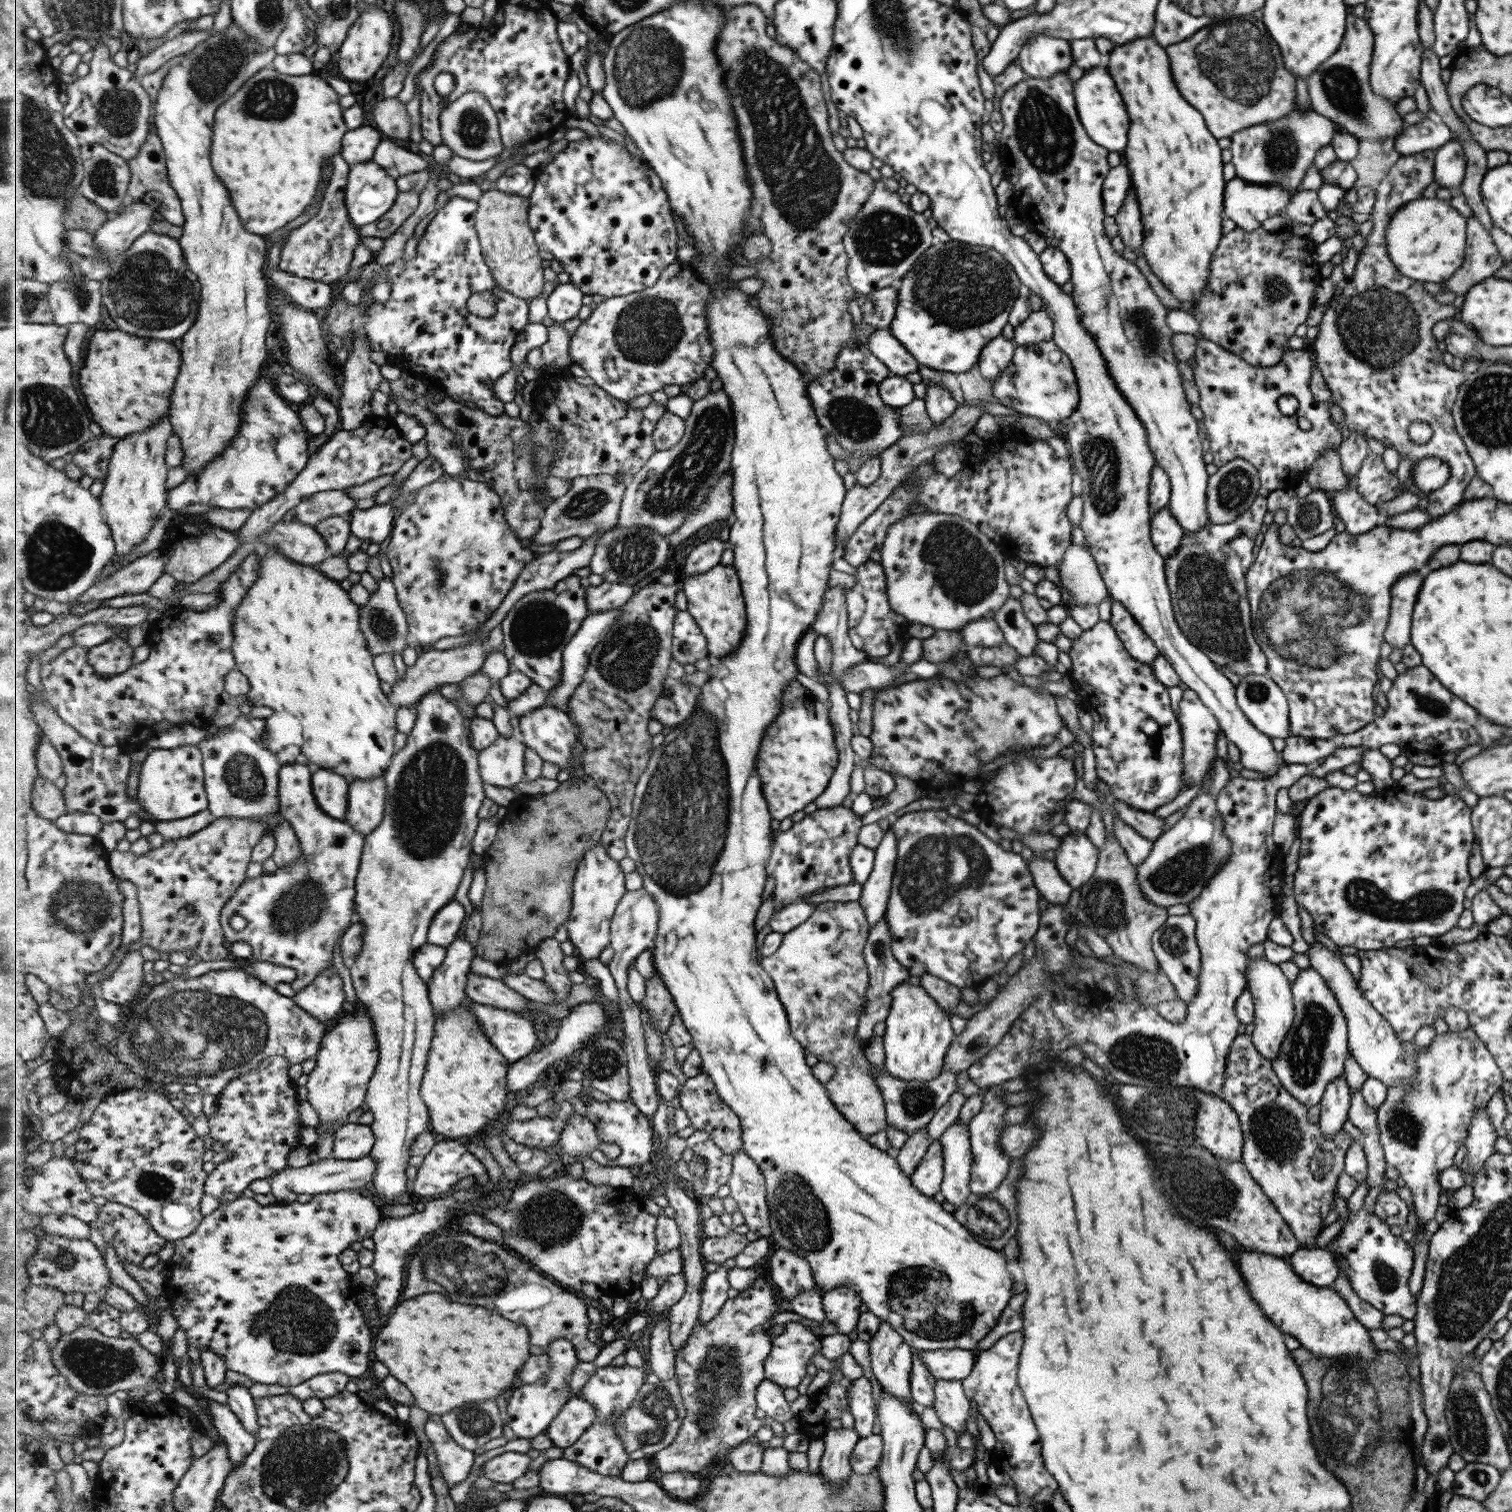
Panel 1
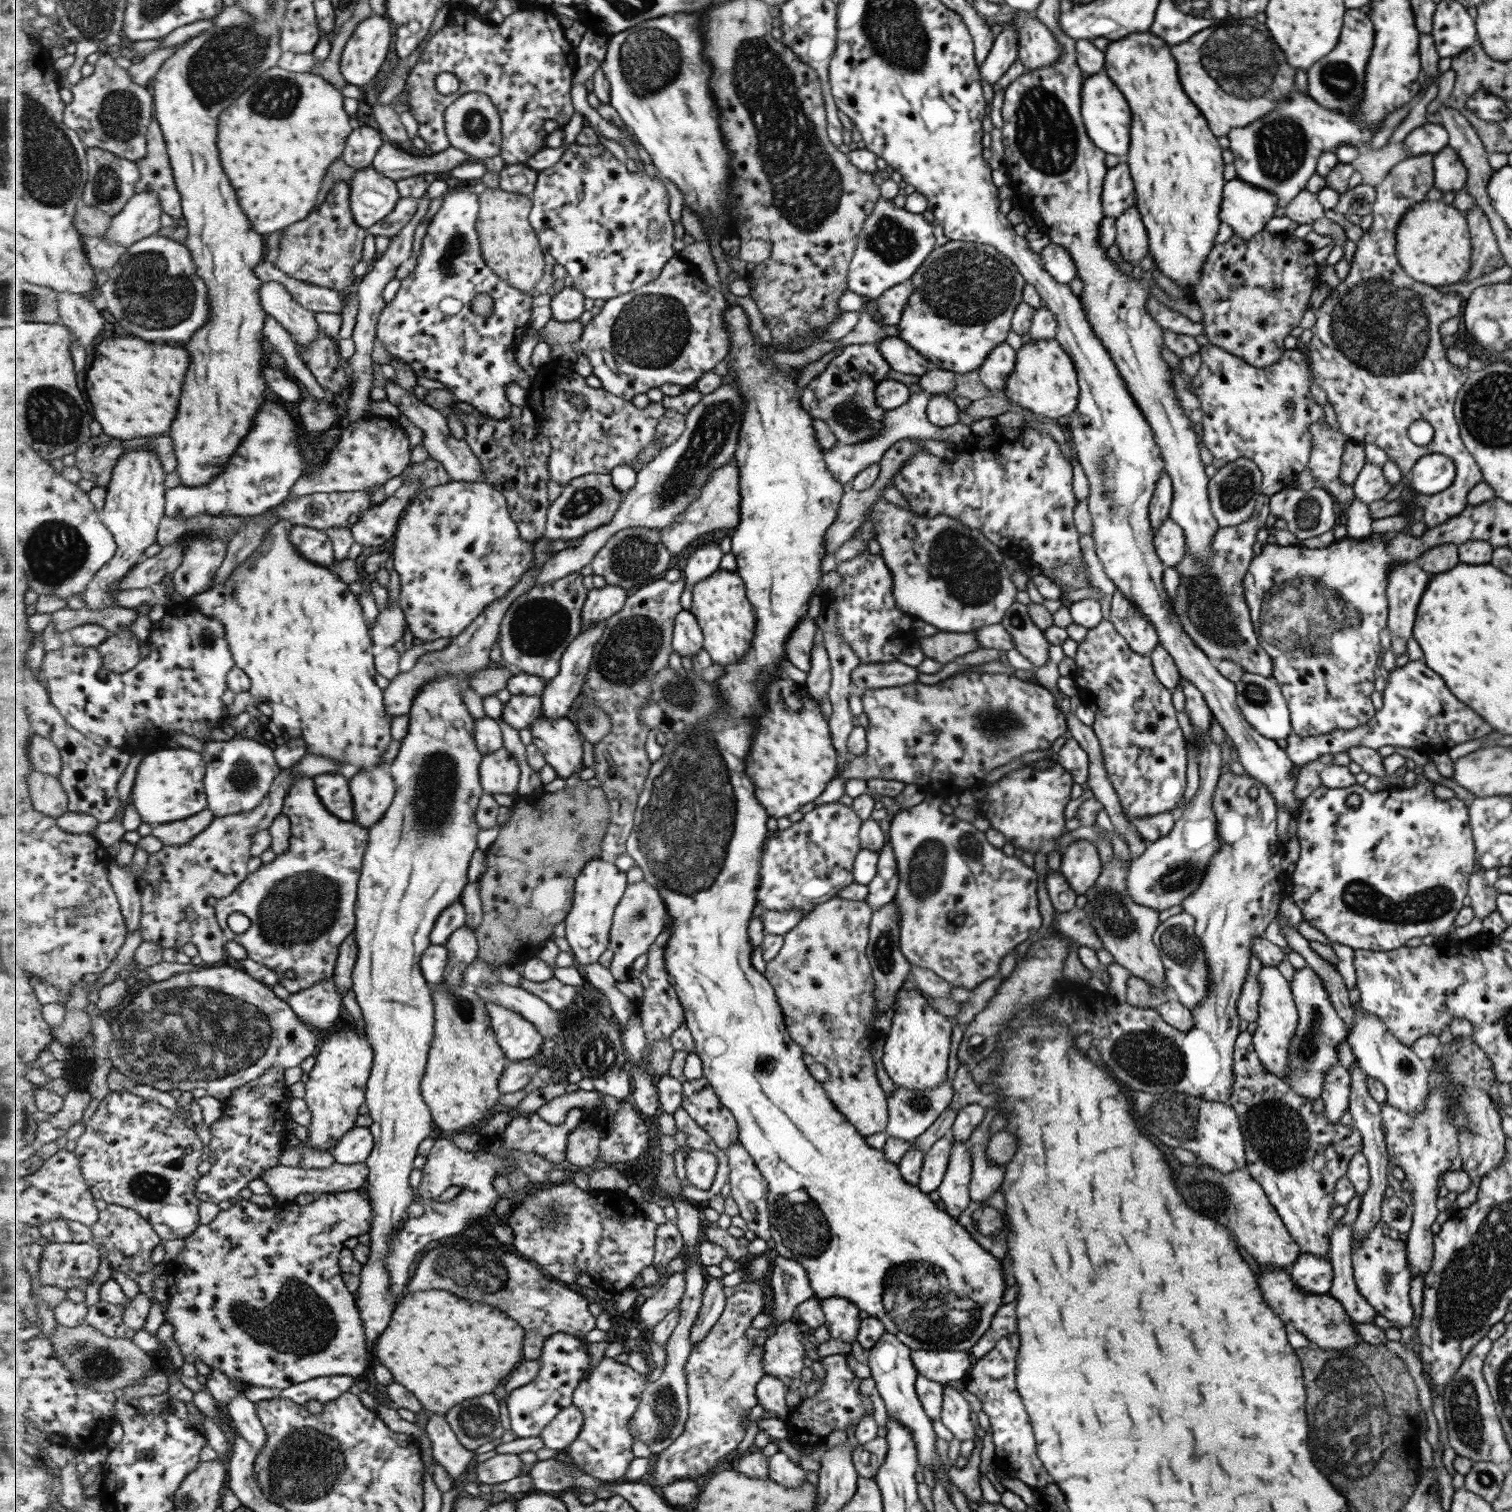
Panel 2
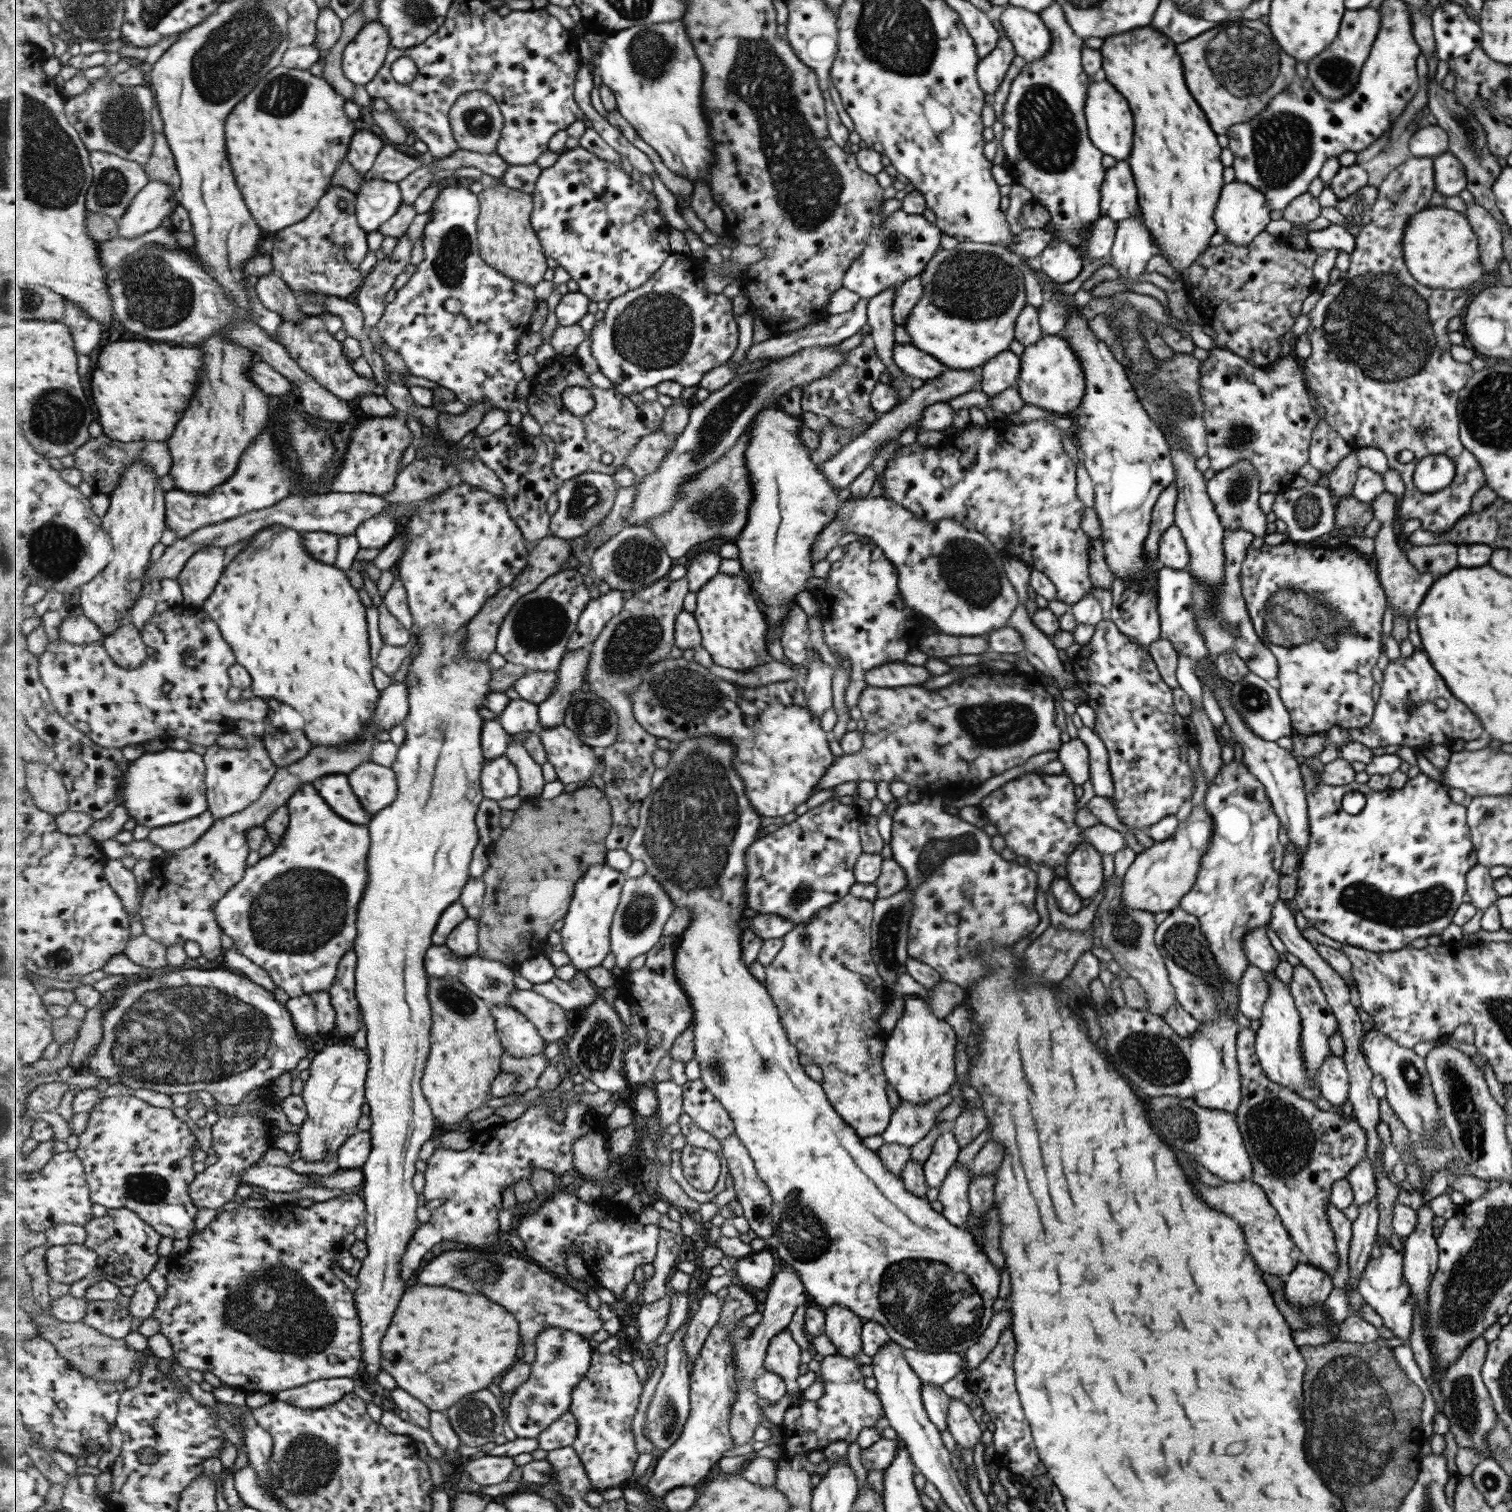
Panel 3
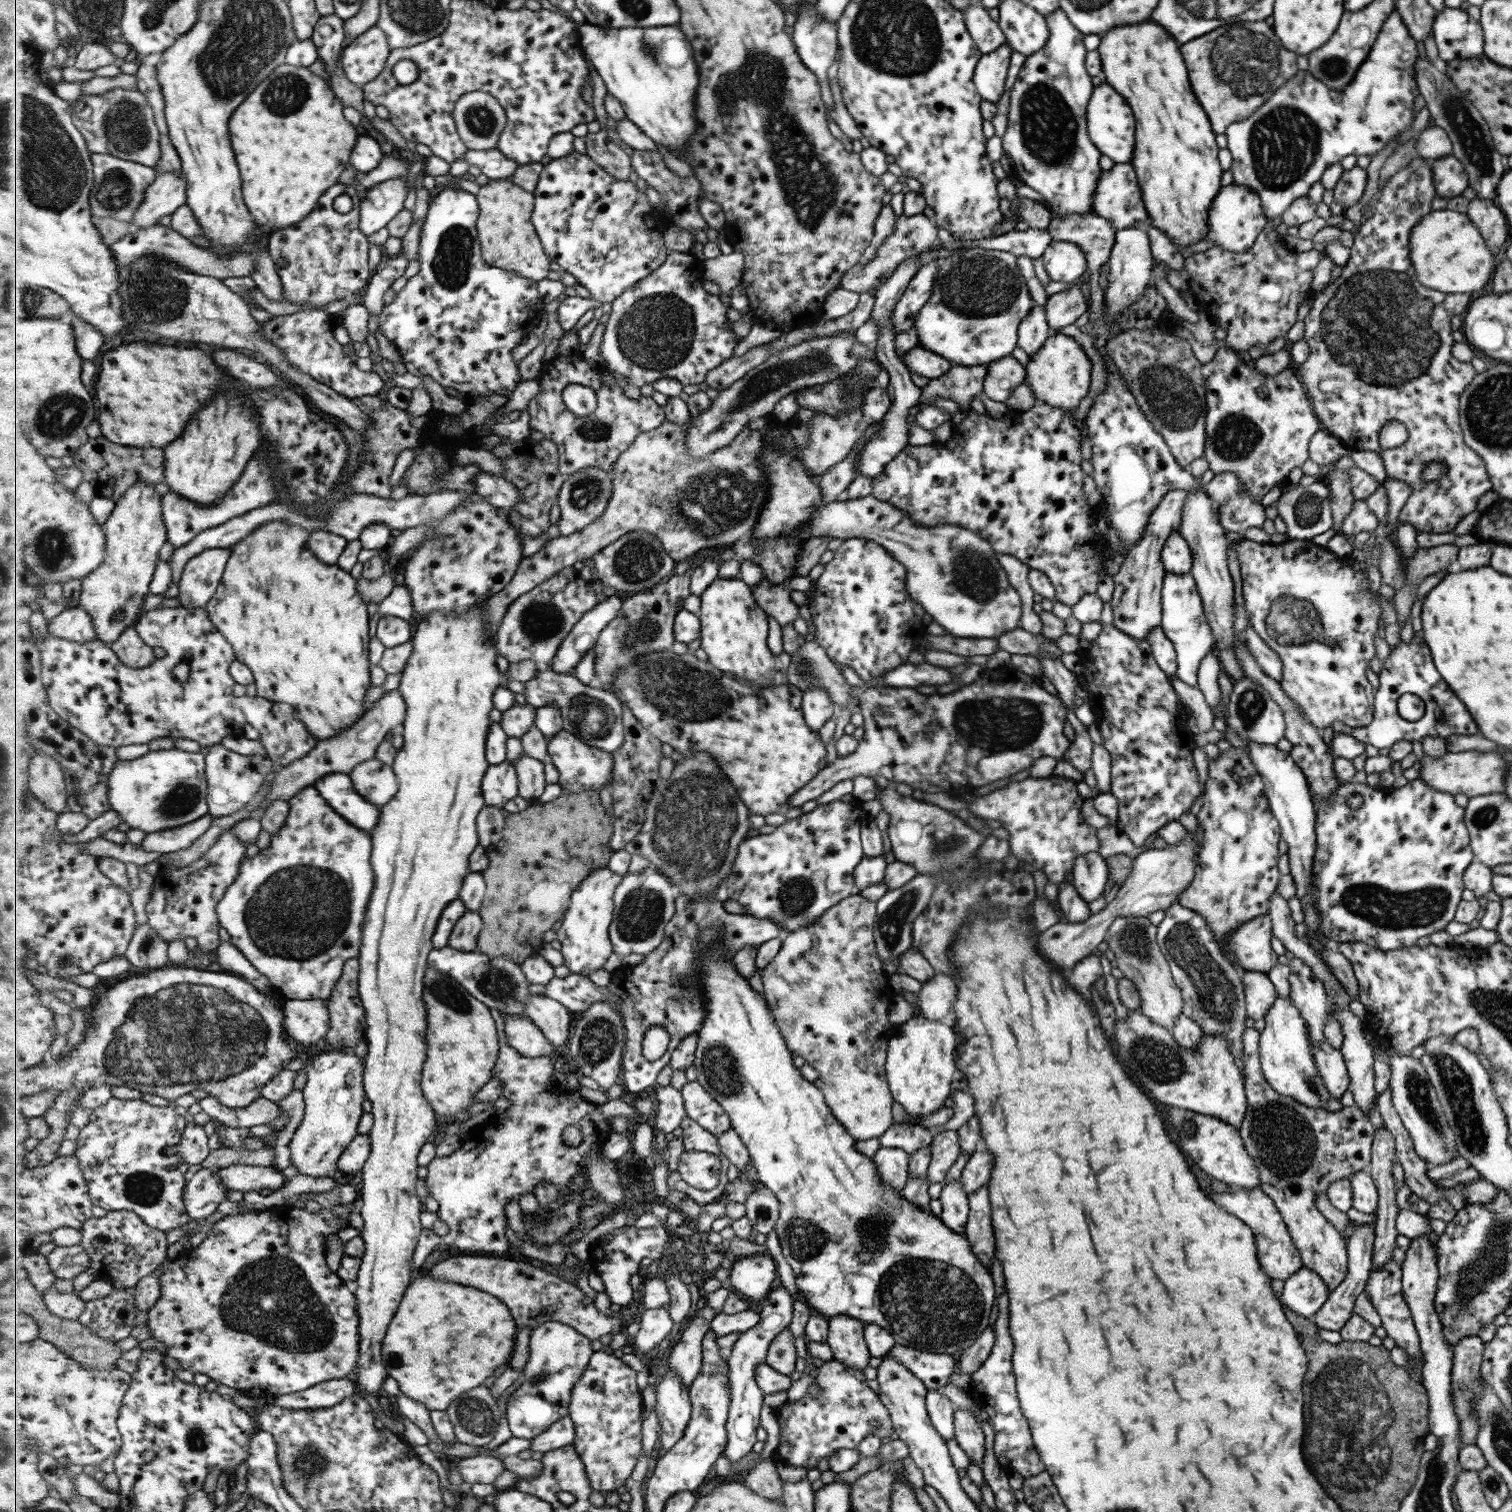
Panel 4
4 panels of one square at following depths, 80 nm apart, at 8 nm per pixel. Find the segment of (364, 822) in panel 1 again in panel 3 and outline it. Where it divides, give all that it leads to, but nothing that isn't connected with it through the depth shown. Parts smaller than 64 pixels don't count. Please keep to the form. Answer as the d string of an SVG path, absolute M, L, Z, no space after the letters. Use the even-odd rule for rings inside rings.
M369 760L348 778L364 809L373 817L391 806L398 797L398 779L391 767Z

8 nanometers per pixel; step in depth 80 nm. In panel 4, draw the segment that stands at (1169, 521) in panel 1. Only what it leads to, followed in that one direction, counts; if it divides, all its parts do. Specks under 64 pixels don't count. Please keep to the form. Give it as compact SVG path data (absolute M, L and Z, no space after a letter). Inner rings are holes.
M1172 532L1160 550L1160 561L1165 571L1173 574L1190 572L1192 556L1186 540L1177 532Z

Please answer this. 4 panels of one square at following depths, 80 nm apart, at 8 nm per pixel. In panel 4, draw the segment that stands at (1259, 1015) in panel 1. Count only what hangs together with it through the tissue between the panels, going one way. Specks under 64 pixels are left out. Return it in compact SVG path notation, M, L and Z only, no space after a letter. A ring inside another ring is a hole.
M1275 996L1270 1004L1270 1009L1262 1016L1262 1019L1264 1020L1264 1028L1259 1032L1258 1061L1266 1083L1270 1084L1270 1087L1278 1095L1290 1096L1299 1104L1325 1111L1326 1102L1331 1100L1330 1094L1316 1071L1308 1041L1307 1026L1305 1026L1305 1021L1301 1018L1297 1008L1294 1007L1289 997Z

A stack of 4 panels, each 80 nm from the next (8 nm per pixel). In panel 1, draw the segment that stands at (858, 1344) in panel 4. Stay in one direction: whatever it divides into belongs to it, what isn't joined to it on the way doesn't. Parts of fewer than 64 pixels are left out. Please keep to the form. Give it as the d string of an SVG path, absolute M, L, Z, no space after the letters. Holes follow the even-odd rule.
M836 1286L822 1295L825 1320L832 1323L837 1333L848 1334L855 1330L859 1318L861 1299L851 1287Z

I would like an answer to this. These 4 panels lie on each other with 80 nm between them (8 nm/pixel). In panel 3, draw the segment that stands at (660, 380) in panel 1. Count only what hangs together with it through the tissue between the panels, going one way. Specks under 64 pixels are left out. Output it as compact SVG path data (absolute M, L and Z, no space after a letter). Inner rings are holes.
M673 253L665 262L664 267L662 267L652 279L649 279L648 283L637 288L637 290L627 292L625 295L614 299L605 311L604 317L595 323L593 330L588 336L592 340L591 350L593 357L599 361L600 372L610 380L614 388L625 394L625 396L635 394L636 392L643 392L645 388L651 388L651 386L656 387L658 384L667 380L679 382L679 384L682 384L684 387L698 386L705 375L725 365L731 356L735 354L735 350L737 350L737 346L739 346L739 326L737 326L737 320L735 320L735 316L733 315L733 300L727 298L725 294L711 294L711 292L707 290L707 286L701 284L703 276L705 276L703 265L701 260L695 258L695 256L692 256L690 253Z

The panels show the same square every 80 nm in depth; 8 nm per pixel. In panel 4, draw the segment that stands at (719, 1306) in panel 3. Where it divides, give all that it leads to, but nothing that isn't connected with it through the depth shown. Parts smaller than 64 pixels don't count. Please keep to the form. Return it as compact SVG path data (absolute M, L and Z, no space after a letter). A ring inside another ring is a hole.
M707 1304L697 1314L683 1327L667 1360L667 1368L673 1369L689 1388L702 1371L703 1341L711 1331L713 1319L718 1316L718 1312Z

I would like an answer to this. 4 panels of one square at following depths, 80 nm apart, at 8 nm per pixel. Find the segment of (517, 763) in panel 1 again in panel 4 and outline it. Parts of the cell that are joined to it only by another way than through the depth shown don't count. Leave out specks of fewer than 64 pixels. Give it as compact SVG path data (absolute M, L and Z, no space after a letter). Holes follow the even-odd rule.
M508 760L493 764L484 778L484 799L489 806L500 806L520 795L516 767Z

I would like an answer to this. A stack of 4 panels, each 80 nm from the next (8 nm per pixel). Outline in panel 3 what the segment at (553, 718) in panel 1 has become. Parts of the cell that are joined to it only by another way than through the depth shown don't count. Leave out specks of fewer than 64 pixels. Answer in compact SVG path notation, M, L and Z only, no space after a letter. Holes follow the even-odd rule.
M564 724L557 726L557 728L543 729L541 732L541 741L545 745L548 762L555 766L559 781L564 784L583 783L583 787L593 787L591 783L591 774L603 771L605 760L593 754L593 747L588 746L582 739L577 737L573 730L569 730L568 726Z

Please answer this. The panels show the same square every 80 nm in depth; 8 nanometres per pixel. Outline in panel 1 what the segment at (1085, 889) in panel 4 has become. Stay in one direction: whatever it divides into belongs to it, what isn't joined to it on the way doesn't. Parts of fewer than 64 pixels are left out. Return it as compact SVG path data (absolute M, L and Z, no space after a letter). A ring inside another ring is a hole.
M1083 832L1077 836L1067 833L1054 850L1054 865L1061 878L1072 889L1078 890L1093 874L1097 853Z

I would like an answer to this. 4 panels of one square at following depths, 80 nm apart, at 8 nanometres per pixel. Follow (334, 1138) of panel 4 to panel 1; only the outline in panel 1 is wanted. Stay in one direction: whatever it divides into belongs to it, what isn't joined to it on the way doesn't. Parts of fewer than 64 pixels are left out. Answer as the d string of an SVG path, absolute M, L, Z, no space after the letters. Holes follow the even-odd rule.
M361 1006L344 1013L340 1020L332 1025L325 1035L324 1044L316 1057L317 1064L308 1075L308 1100L320 1114L320 1122L336 1122L332 1129L333 1135L340 1126L347 1124L349 1114L366 1104L368 1084L380 1062L380 1044L376 1036L374 1020L369 1012Z

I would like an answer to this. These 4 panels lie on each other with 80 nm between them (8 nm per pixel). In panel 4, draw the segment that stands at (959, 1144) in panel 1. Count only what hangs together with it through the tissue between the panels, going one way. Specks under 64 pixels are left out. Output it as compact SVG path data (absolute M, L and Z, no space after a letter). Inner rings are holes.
M957 1180L942 1185L938 1198L941 1203L941 1214L937 1218L957 1234L964 1232L968 1218L968 1201L961 1184Z

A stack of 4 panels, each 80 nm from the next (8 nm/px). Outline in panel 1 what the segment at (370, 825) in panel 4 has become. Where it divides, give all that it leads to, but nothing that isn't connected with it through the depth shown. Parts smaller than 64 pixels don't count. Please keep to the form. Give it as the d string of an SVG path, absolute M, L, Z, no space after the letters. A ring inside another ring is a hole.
M320 769L313 771L313 793L320 807L337 820L346 820L350 784L345 777Z

